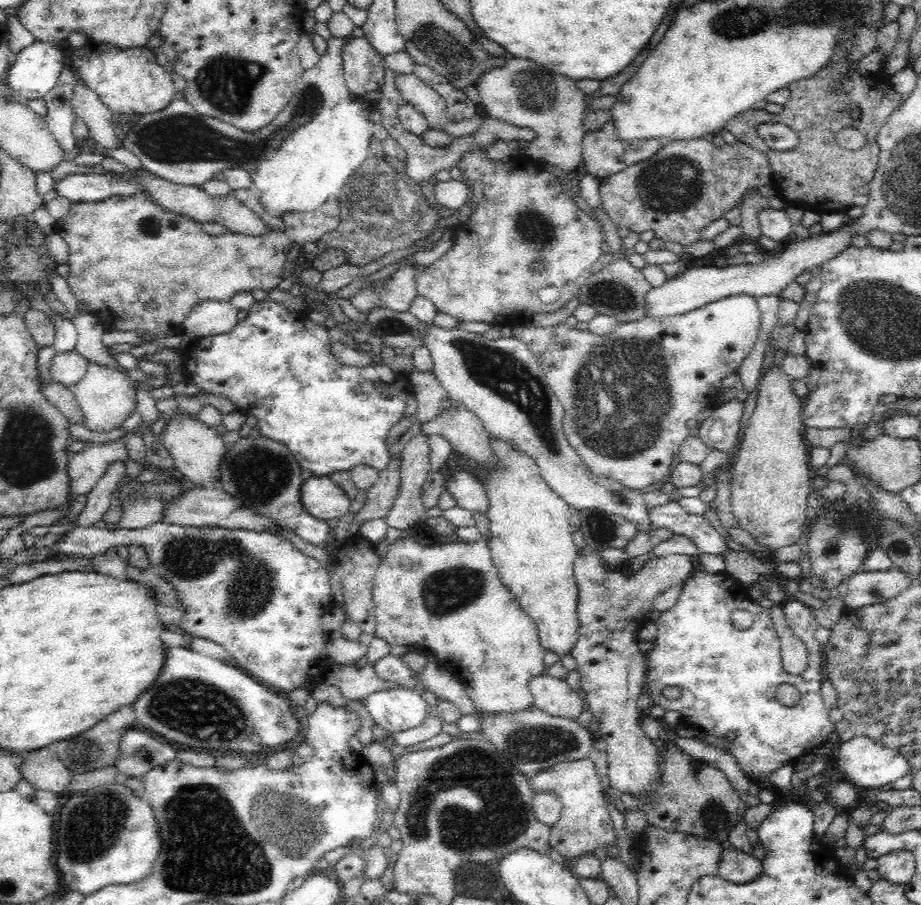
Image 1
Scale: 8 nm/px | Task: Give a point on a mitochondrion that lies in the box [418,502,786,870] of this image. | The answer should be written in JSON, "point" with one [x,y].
{"point":[540,744]}

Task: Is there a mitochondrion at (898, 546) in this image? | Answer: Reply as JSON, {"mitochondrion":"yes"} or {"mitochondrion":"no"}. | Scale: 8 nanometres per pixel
{"mitochondrion":"yes"}

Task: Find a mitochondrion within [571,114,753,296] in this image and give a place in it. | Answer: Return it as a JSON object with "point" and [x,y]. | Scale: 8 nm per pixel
{"point":[672,184]}

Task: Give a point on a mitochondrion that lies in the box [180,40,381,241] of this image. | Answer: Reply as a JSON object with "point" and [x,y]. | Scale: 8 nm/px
{"point":[225,83]}

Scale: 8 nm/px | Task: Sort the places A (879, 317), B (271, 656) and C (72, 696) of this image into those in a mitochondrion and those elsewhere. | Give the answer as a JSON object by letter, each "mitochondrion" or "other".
{"A":"mitochondrion","B":"other","C":"other"}

